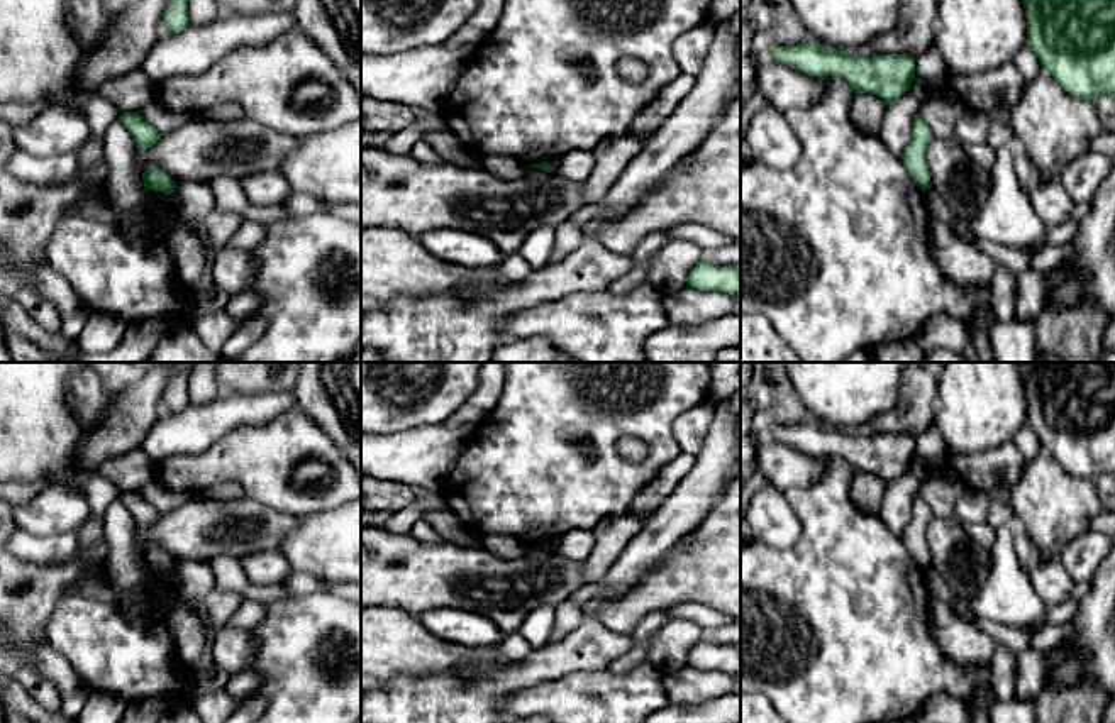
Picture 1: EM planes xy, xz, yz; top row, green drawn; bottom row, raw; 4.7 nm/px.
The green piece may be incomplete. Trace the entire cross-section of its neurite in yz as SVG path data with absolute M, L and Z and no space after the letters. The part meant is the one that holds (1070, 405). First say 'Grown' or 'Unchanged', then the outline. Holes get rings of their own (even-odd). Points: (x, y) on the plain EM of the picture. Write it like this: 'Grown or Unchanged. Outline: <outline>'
Unchanged. Outline: M1017 362L1027 396L1027 423L1042 449L1073 476L1115 477L1115 362Z

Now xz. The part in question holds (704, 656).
Unchanged. Outline: M700 640L688 654L686 665L700 671L741 672L741 642L732 645L713 645Z

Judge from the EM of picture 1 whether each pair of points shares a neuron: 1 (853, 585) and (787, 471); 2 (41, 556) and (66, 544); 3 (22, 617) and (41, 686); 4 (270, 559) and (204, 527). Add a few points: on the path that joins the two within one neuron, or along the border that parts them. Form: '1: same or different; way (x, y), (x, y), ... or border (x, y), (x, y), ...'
1: different; border (824, 461), (824, 471), (817, 478), (785, 493)
2: same; way (48, 551), (60, 547)
3: same; way (19, 635), (17, 666), (22, 671)
4: different; border (278, 547), (256, 551), (241, 559)

